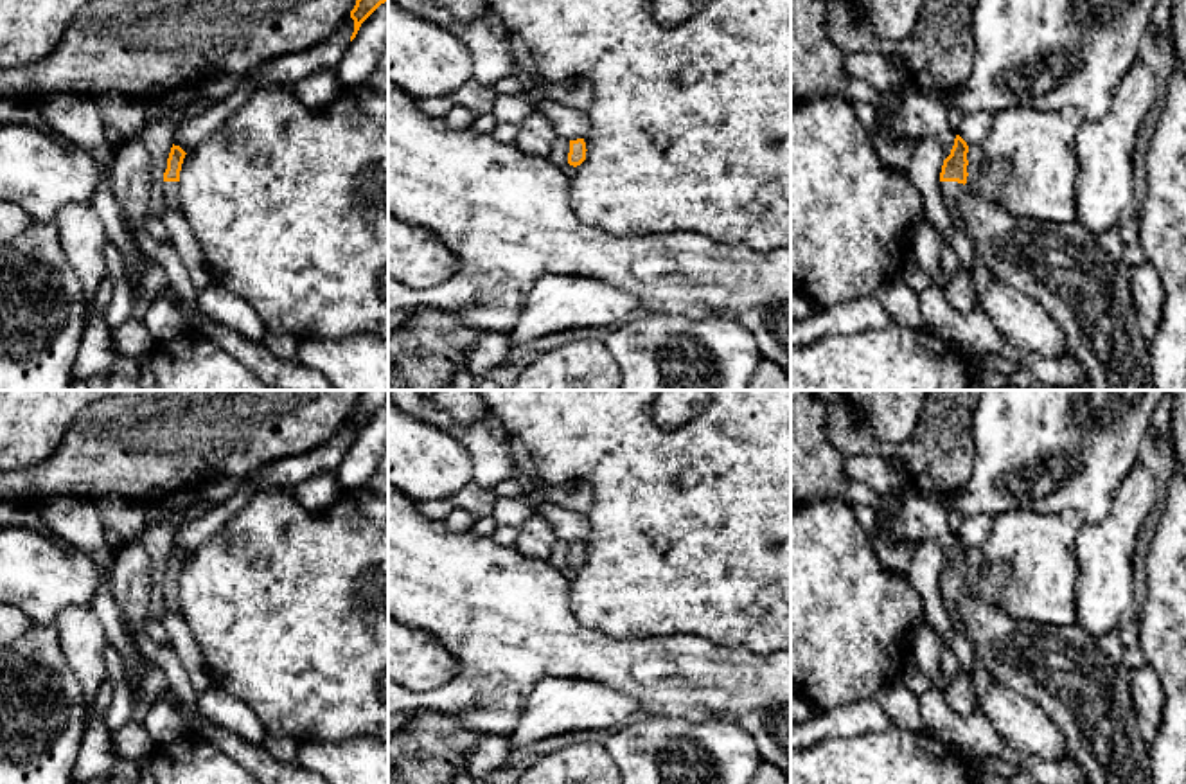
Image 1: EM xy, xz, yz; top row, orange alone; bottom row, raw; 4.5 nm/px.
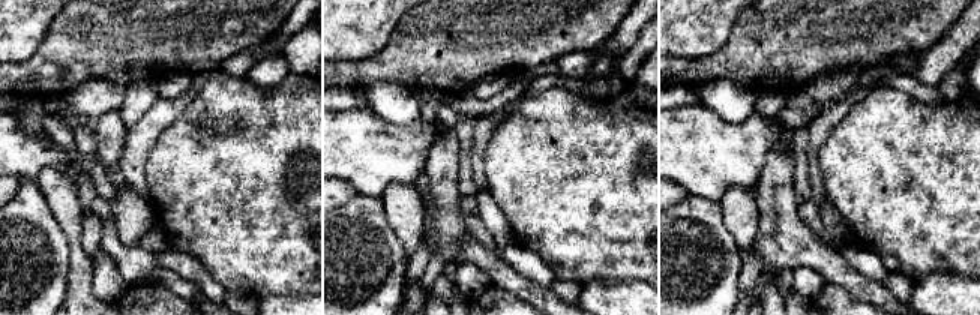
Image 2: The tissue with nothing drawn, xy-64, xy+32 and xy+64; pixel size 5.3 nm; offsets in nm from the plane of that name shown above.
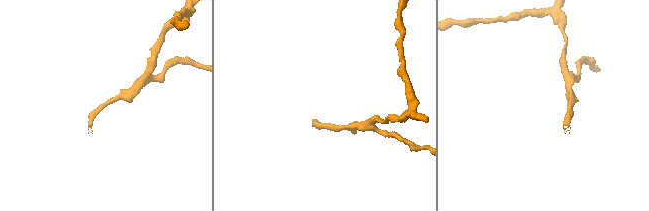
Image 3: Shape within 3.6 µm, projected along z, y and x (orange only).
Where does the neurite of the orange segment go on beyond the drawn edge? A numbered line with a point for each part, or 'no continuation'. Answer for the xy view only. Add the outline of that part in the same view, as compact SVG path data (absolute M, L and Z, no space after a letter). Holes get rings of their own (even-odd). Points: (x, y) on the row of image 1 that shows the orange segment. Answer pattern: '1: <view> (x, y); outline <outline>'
1: xy (171, 187); outline M164 182L165 189L165 203L171 209L178 209L178 191L180 191L180 182Z

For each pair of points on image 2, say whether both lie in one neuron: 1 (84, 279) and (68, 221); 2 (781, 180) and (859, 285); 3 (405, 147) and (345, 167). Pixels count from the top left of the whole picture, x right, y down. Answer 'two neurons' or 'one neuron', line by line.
1: one neuron
2: one neuron
3: one neuron

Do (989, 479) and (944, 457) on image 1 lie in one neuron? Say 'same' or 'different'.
different

